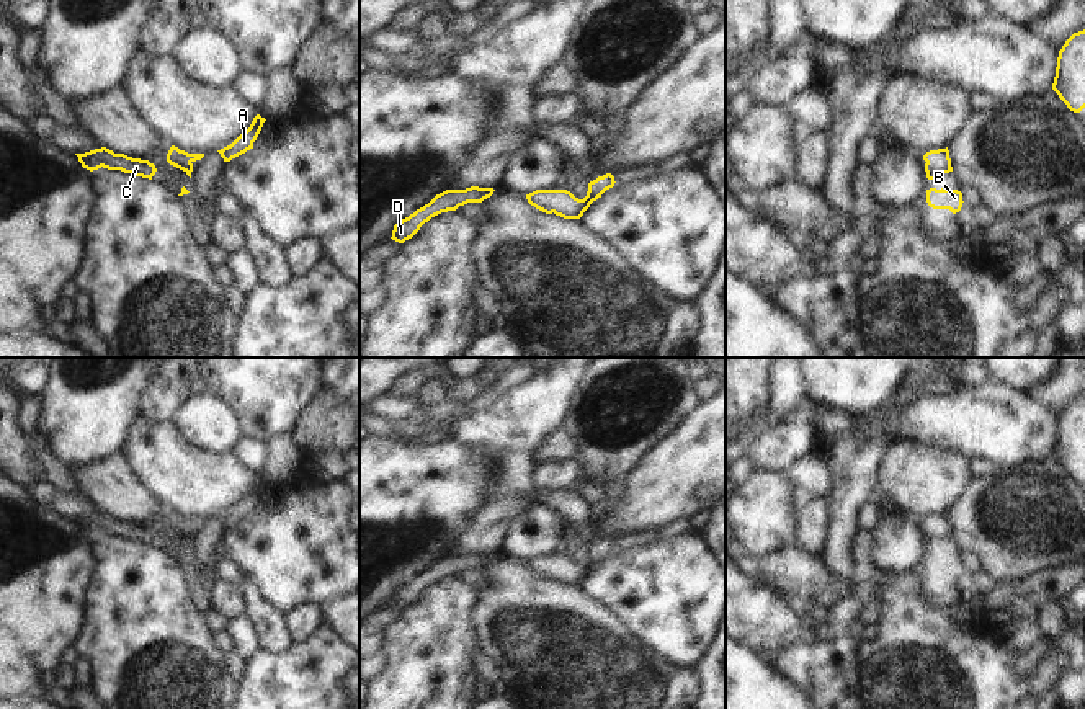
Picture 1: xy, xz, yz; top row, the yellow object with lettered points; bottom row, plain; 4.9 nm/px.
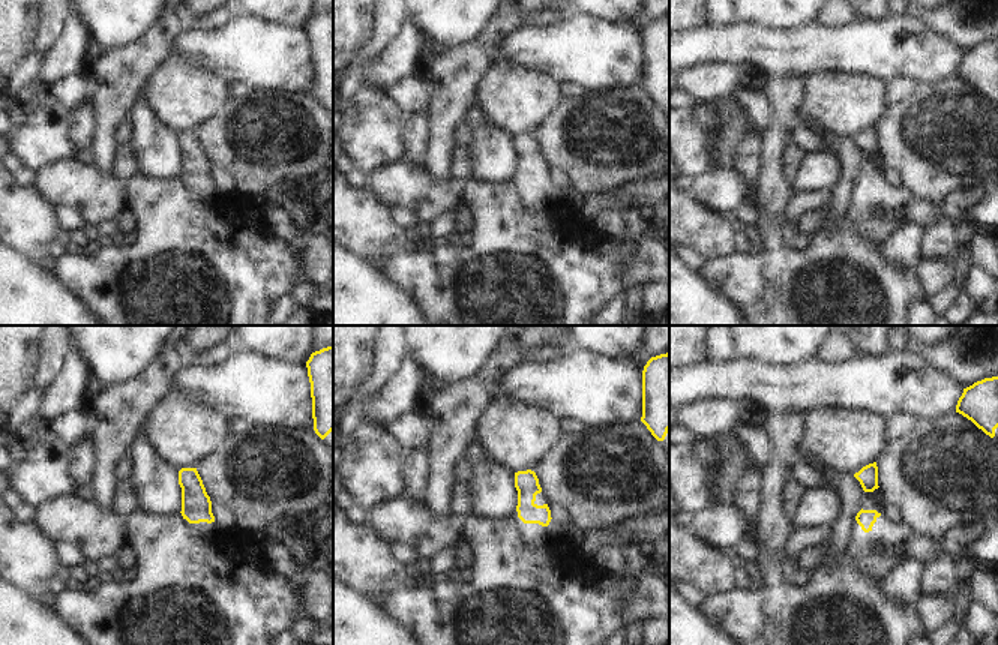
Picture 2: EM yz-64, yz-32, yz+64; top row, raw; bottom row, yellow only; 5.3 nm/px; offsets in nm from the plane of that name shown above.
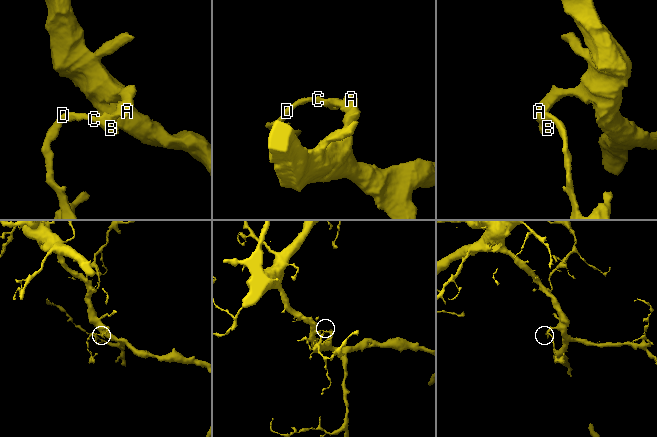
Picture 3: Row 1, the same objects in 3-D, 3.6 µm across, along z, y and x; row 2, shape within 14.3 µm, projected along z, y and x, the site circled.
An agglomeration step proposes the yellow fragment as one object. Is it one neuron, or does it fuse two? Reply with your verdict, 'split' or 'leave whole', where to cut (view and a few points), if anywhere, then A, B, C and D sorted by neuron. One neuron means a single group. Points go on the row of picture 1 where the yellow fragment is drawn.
leave whole; cut none; groups A B C D

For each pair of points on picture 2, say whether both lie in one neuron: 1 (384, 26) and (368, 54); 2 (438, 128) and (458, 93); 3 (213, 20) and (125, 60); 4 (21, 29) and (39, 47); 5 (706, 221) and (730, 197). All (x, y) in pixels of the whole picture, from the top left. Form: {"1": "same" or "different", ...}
{"1": "same", "2": "same", "3": "different", "4": "different", "5": "different"}

